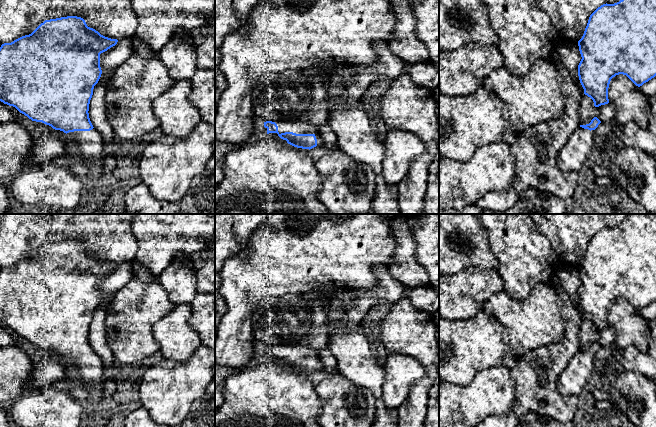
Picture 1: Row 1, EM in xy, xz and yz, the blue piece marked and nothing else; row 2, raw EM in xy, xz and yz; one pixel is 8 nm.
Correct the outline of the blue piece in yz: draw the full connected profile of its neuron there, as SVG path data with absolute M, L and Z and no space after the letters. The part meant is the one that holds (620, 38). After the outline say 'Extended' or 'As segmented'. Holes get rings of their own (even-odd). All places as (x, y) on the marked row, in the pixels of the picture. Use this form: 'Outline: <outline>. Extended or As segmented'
Outline: M620 0L601 5L590 15L578 46L582 57L579 80L595 107L609 103L608 88L616 75L626 75L636 86L642 86L656 76L656 0Z. As segmented

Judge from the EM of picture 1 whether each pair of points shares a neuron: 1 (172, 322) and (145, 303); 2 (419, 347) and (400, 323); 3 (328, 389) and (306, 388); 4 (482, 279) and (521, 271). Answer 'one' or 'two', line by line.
1: two
2: one
3: two
4: two

